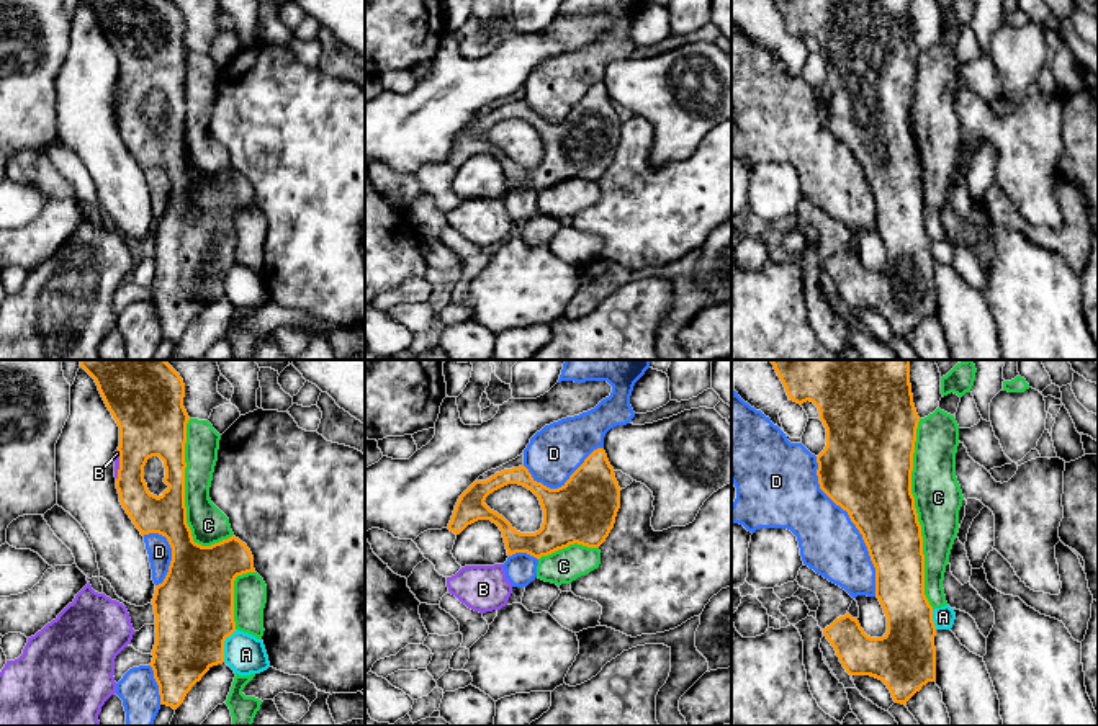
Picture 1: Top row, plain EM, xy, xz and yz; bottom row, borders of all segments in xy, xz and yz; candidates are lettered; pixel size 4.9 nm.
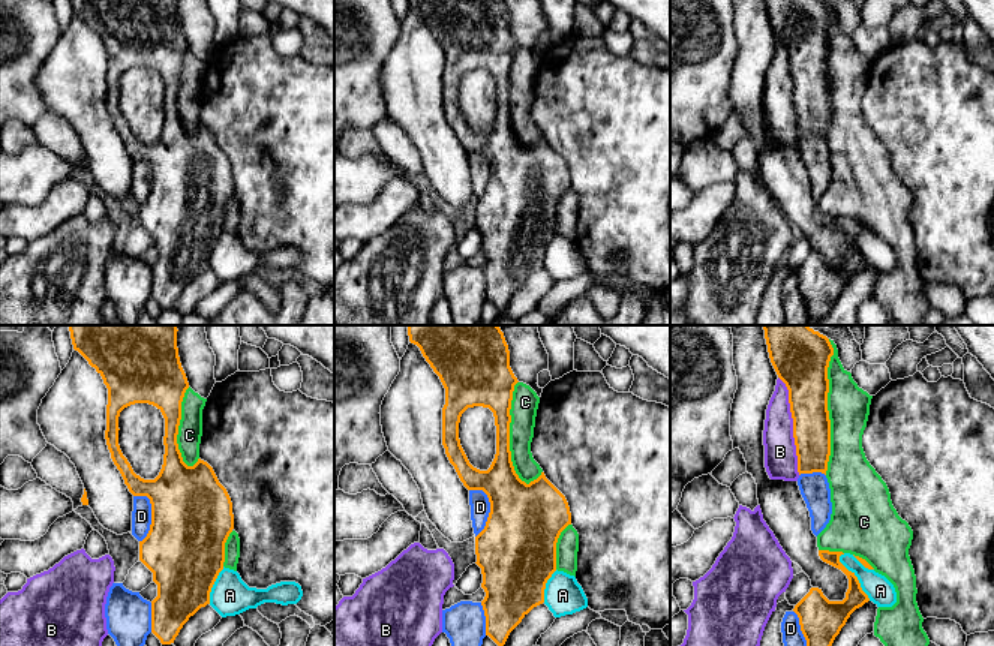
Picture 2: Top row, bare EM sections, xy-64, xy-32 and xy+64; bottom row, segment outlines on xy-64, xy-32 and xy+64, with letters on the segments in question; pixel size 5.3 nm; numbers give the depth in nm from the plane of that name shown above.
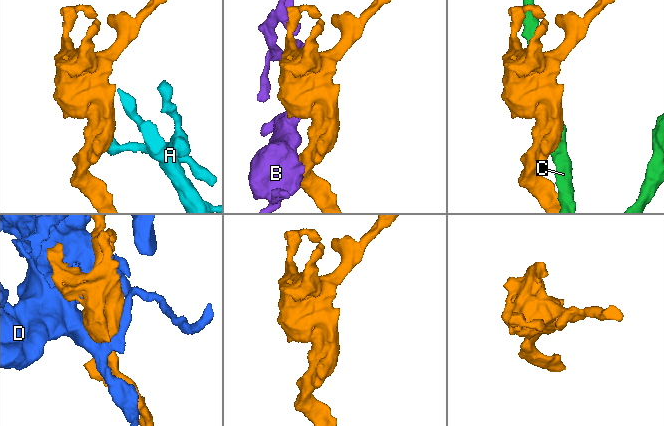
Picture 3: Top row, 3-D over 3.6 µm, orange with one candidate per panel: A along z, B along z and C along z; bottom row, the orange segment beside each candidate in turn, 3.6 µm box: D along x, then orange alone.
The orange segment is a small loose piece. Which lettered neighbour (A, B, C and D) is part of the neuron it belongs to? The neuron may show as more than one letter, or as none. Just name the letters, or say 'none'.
D

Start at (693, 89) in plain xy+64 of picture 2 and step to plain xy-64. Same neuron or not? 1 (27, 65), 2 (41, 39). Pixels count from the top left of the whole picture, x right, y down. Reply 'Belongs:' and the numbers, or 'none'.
Belongs: 1, 2

